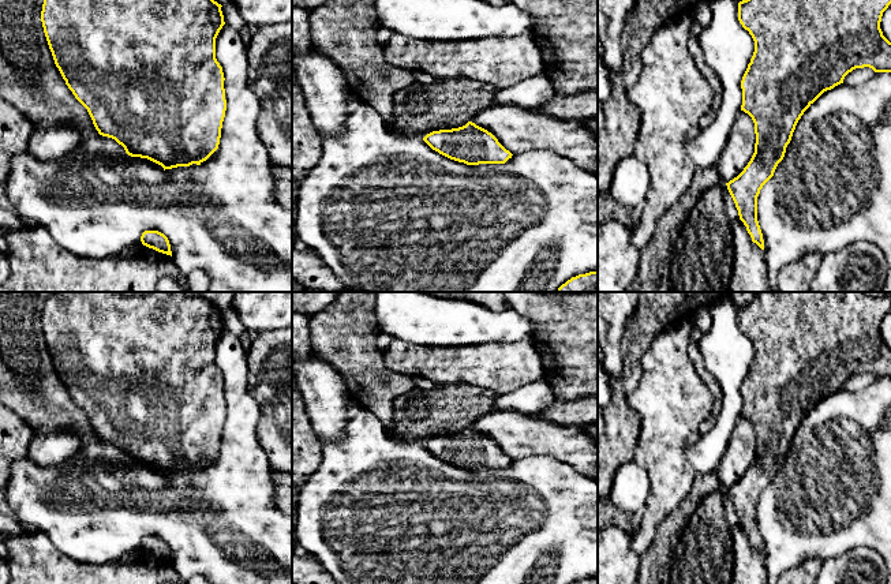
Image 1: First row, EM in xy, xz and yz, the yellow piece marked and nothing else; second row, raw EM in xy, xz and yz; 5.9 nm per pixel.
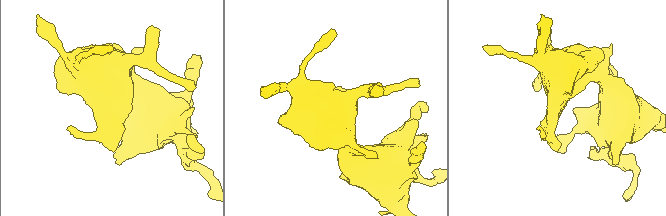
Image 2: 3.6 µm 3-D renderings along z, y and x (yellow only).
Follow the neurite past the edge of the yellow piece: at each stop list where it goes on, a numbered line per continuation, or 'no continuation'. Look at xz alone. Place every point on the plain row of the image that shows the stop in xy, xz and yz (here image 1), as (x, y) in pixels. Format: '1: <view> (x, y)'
no continuation

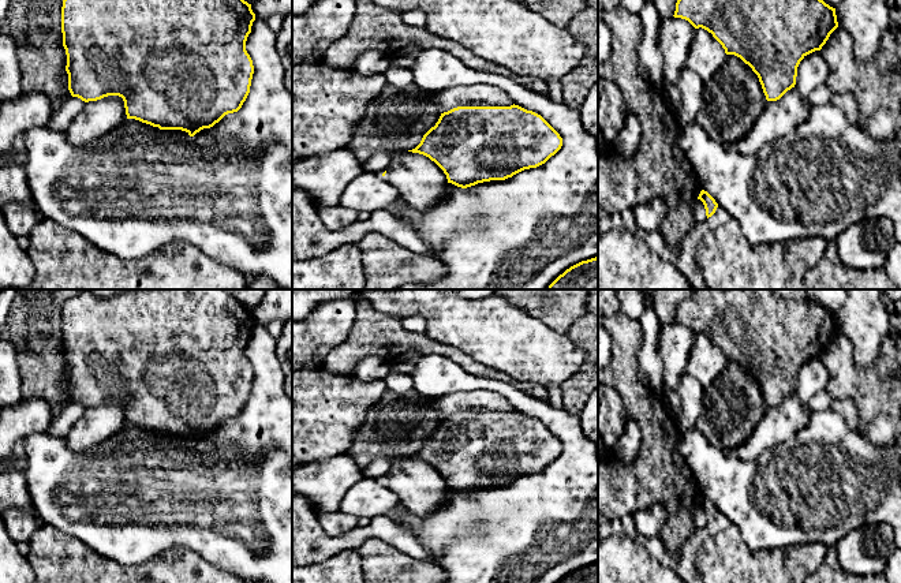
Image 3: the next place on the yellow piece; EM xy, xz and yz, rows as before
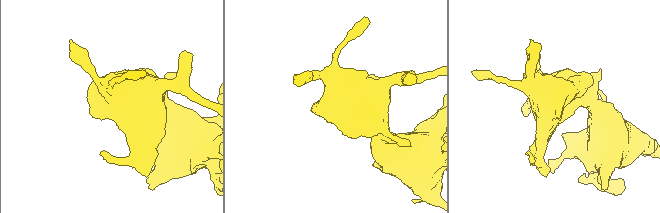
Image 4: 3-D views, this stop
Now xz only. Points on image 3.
no continuation

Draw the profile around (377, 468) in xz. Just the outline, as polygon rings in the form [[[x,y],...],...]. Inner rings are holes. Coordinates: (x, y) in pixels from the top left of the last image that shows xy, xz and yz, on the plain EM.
[[[385,459],[373,460],[362,468],[363,478],[373,478],[382,481],[390,468],[390,461]]]

